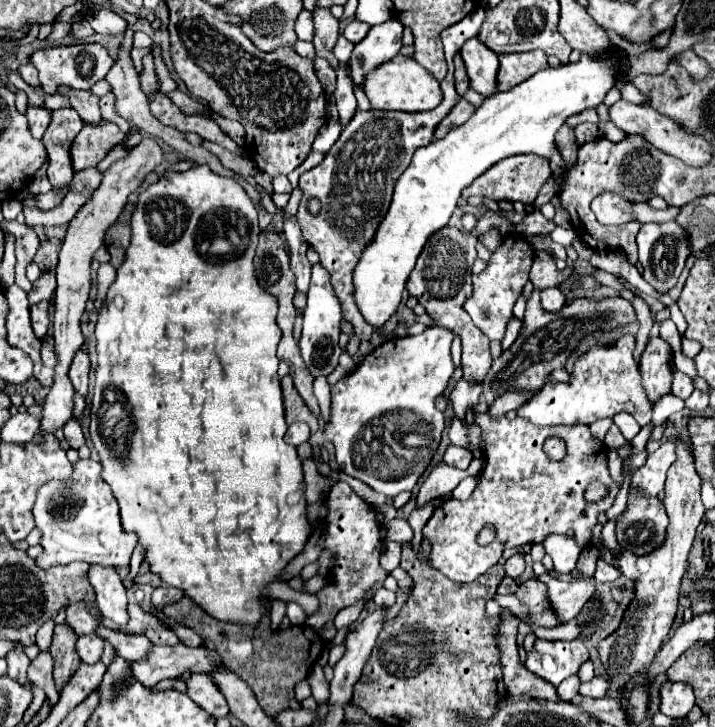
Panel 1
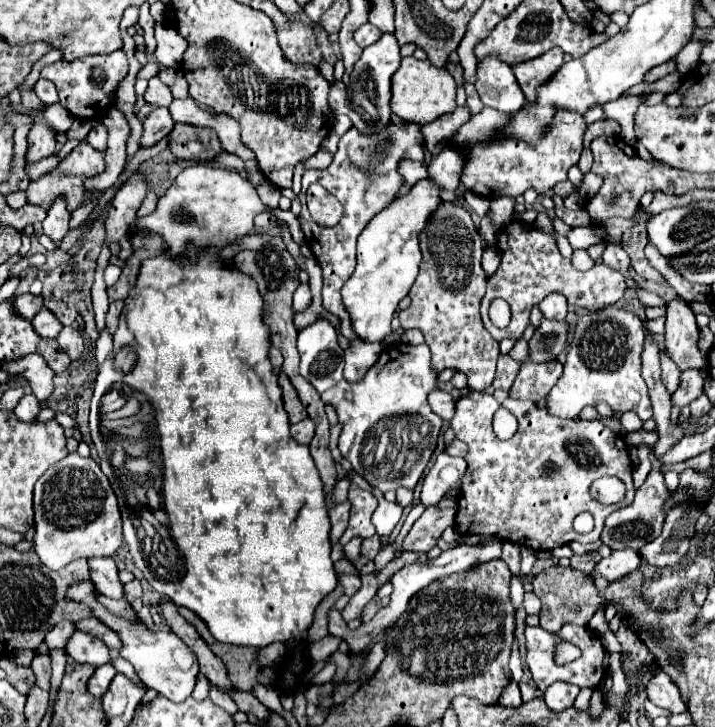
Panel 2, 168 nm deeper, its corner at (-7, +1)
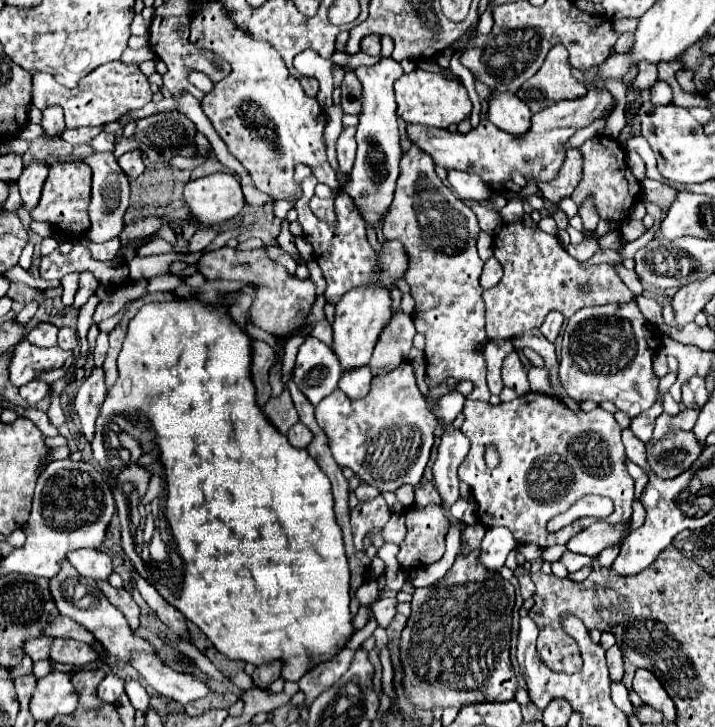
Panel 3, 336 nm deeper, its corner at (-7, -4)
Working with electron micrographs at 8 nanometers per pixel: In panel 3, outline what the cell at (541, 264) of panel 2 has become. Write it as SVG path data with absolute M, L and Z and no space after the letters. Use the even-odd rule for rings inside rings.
M523 222L503 224L495 234L493 250L503 266L503 278L495 288L483 292L487 308L485 330L491 340L515 338L527 330L539 328L551 310L559 310L565 318L571 318L585 306L623 304L633 300L633 294L611 264L581 268L579 262L565 252L557 236L531 230Z

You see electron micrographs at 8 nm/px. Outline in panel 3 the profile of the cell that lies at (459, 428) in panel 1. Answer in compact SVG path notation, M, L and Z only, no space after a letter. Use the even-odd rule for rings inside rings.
M527 392L525 396L519 396L509 404L501 402L497 406L483 400L467 400L463 414L465 414L465 422L461 426L461 432L471 440L471 450L463 460L463 464L459 466L459 480L471 488L477 504L477 524L481 524L483 528L505 526L513 532L519 544L537 544L539 548L567 544L571 536L577 536L579 532L583 532L583 528L595 524L597 518L579 518L557 532L549 532L547 522L553 516L569 510L573 502L577 502L587 494L607 496L613 500L615 510L611 516L607 516L609 522L617 524L631 518L633 478L629 476L625 464L627 454L621 442L621 428L615 422L613 414L609 414L607 410L595 408L591 412L573 412L551 396ZM487 446L497 448L499 454L497 468L489 468L485 464Z

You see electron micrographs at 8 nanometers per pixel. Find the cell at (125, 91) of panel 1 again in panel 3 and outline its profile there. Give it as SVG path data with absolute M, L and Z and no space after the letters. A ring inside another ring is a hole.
M135 14L133 22L130 26L131 35L147 37L149 35L149 26L150 22L146 21L141 14Z

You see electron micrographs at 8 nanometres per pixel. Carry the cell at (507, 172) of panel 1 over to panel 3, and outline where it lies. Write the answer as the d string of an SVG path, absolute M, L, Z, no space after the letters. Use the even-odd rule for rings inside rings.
M589 90L585 96L575 100L561 100L553 106L533 114L531 128L523 136L511 136L503 132L489 120L481 120L477 128L467 134L449 132L439 128L423 128L417 124L407 126L409 138L419 144L437 166L445 170L461 170L477 174L491 192L503 192L507 182L511 182L513 172L521 172L527 182L551 182L557 178L559 168L565 164L565 152L569 138L579 130L589 126L595 116L605 116L613 108L613 96L605 90Z

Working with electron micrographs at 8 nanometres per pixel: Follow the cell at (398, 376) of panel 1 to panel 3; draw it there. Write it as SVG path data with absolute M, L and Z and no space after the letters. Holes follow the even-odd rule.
M403 362L399 368L395 368L395 372L387 372L387 376L375 376L371 380L371 392L365 398L351 400L341 390L335 390L315 406L315 416L319 426L329 436L329 448L335 462L351 468L365 484L375 486L379 492L395 492L403 484L419 484L433 448L433 430L437 426L437 418L429 412L427 402L419 392L411 362Z

